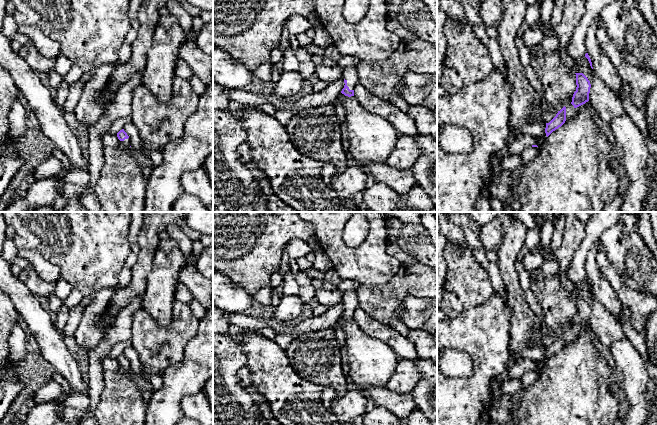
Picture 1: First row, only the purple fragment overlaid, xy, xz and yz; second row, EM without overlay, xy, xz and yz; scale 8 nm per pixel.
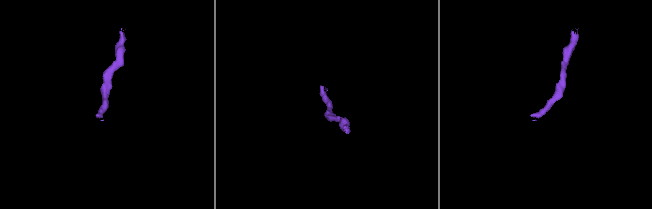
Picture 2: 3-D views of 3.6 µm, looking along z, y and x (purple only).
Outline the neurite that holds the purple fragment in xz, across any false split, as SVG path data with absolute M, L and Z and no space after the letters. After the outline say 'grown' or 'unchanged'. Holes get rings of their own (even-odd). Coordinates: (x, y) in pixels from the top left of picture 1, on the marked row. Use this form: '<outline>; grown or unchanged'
M356 66L346 67L343 70L342 78L344 79L345 85L341 93L348 97L354 96L354 88L359 83Z; grown

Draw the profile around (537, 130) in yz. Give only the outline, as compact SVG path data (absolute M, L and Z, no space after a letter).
M535 122L530 125L526 125L519 129L510 129L506 140L506 146L509 145L512 141L514 141L518 136L522 134L528 134L533 136L538 141L538 148L542 145L542 143L548 138L545 133L546 123L538 123Z

